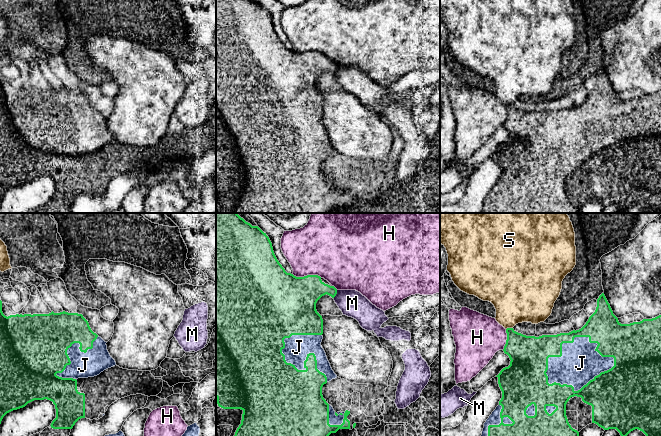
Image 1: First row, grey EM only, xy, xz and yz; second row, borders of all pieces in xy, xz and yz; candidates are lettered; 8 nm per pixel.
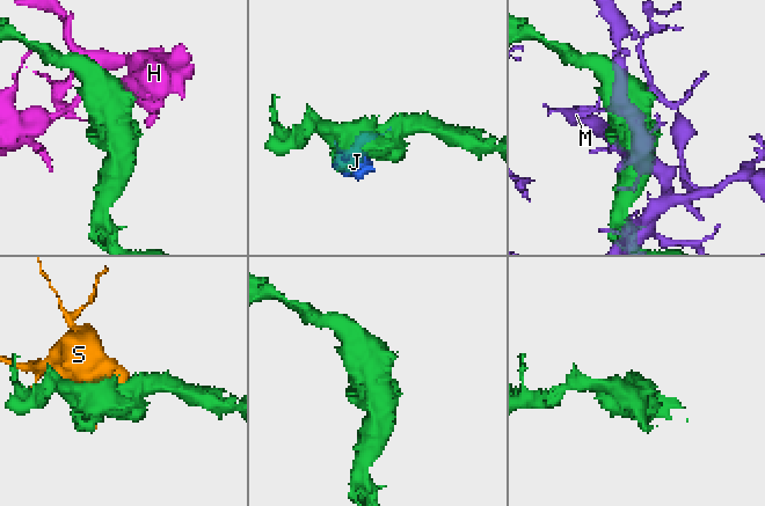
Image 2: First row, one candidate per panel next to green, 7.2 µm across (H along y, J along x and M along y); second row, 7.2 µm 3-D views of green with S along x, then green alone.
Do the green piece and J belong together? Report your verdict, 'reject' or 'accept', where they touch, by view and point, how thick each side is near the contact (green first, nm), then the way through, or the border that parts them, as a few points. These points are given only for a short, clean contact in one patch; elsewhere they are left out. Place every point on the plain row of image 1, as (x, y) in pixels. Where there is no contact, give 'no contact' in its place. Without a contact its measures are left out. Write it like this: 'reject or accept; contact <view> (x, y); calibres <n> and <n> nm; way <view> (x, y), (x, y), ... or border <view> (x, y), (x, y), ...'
accept; contact yz (584, 161); calibres 400 and 320 nm

